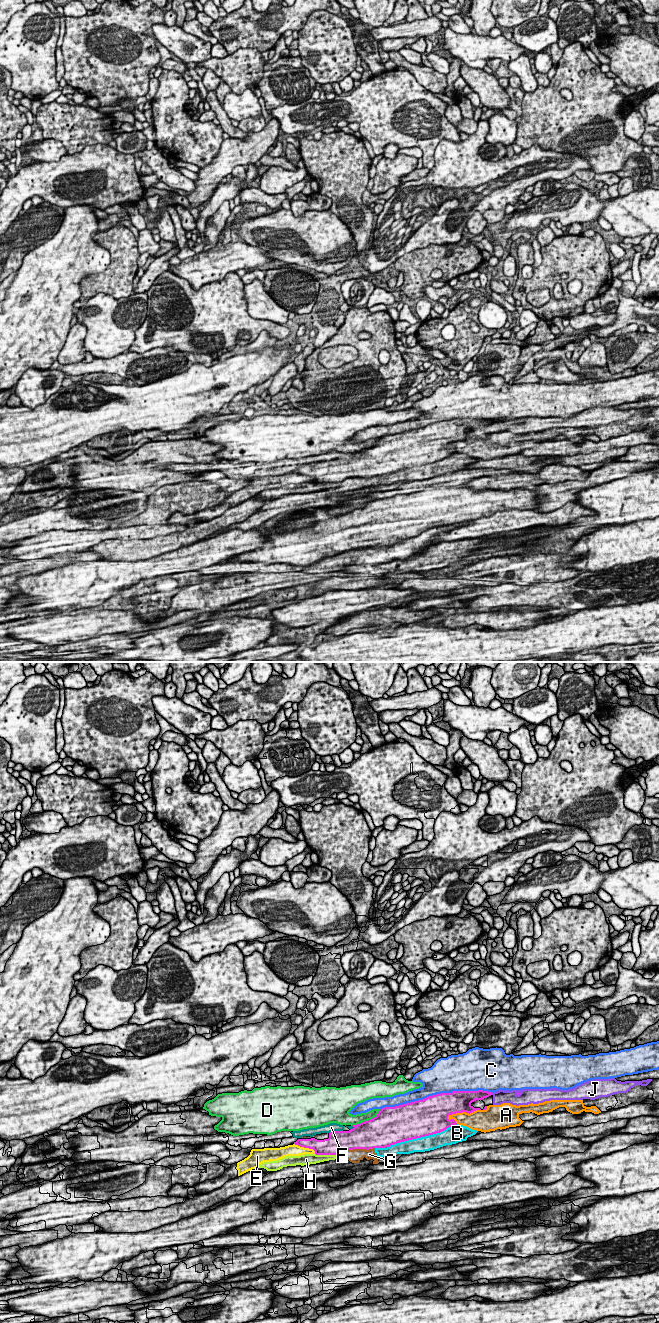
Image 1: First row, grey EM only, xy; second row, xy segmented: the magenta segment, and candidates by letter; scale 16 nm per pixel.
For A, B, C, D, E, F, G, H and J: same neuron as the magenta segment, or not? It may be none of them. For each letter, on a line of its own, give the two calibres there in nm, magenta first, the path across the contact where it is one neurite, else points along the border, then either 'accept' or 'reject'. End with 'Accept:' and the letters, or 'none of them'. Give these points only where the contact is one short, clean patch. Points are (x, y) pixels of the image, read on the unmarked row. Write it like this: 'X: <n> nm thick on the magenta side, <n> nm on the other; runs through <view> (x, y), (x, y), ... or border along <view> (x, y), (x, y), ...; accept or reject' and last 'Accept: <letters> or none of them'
A: 360 nm thick on the magenta side, 280 nm on the other; reject
B: 500 nm thick on the magenta side, 240 nm on the other; reject
C: 460 nm thick on the magenta side, 460 nm on the other; reject
D: 480 nm thick on the magenta side, 160 nm on the other; reject
E: 240 nm thick on the magenta side, 190 nm on the other; reject
F: 360 nm thick on the magenta side, 140 nm on the other; reject
G: 420 nm thick on the magenta side, 220 nm on the other; reject
H: 360 nm thick on the magenta side, 160 nm on the other; reject
J: 30 nm thick on the magenta side, 260 nm on the other; reject
Accept: none of them

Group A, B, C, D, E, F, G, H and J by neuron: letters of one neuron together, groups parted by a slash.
A / B G H / C / D / E / F / J

